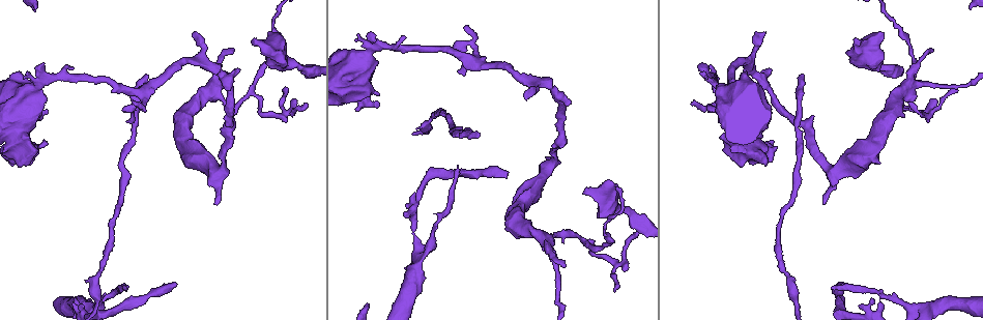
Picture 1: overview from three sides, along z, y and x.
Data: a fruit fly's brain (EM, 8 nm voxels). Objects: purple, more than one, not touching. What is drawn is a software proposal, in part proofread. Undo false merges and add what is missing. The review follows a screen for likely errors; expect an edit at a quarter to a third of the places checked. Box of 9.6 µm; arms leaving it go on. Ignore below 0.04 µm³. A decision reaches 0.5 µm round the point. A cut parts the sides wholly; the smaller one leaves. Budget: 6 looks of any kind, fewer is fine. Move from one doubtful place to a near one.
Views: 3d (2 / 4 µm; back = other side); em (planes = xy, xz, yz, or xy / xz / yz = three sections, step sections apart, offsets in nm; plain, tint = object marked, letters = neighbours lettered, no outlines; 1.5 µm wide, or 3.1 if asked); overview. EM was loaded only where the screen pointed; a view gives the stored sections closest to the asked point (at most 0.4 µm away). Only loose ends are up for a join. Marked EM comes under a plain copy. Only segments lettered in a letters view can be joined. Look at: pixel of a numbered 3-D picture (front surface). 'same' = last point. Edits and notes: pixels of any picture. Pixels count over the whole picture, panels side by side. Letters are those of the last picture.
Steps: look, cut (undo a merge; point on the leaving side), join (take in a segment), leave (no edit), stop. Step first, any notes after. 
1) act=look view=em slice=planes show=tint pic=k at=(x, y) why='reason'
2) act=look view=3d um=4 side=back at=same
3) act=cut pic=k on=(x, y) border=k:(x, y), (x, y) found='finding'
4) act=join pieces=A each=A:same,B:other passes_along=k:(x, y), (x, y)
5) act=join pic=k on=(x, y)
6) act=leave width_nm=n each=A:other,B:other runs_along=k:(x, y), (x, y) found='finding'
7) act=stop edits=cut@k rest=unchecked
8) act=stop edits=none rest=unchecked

act=look view=3d um=2 pic=1 at=(77, 298) why='free end'

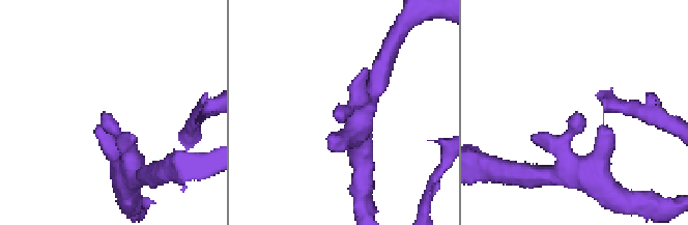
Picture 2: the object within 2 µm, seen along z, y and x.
act=look view=em slice=yz step=4 show=letters pic=2 at=(109, 114) why='now the EM'

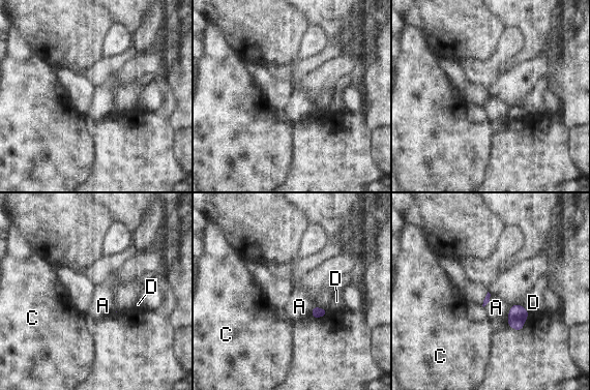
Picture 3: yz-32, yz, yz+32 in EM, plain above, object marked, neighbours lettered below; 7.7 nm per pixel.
act=leave each=A:other,C:other,D:other found='no lettered segment goes on from it'

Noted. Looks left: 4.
act=look view=em slice=planes show=letters pic=1 at=(477, 136) why='branch stops here'

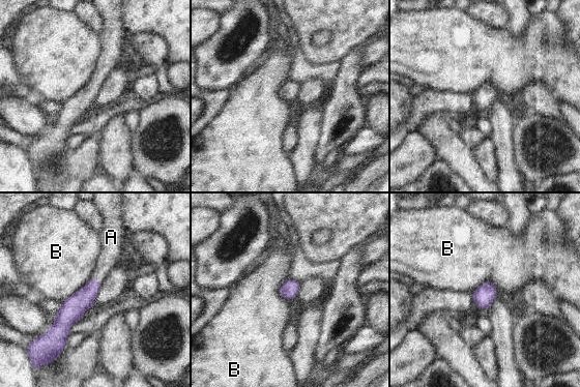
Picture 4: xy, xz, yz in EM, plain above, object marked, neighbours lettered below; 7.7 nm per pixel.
act=join pieces=A each=A:same,B:other passes_along=4:(83, 299), (95, 280), (110, 255) found='the neuron continues'

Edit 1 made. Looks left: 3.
act=look view=em slice=planes show=letters pic=1 at=(307, 104) why='free end'

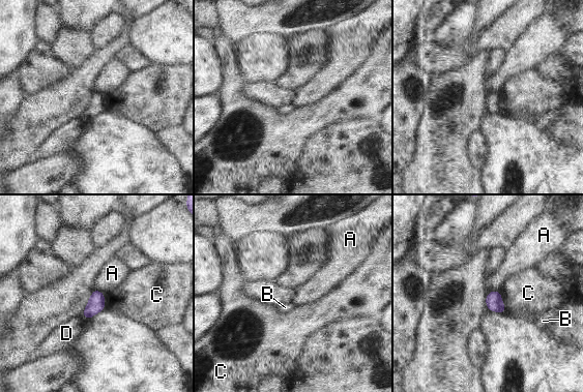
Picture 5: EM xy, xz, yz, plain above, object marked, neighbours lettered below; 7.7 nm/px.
act=leave each=A:other,B:other,C:other,D:other border=5:(499, 290), (493, 290), (488, 293) found='no lettered segment goes on from it'

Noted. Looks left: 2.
act=stop edits=join@4 rest=unchecked

